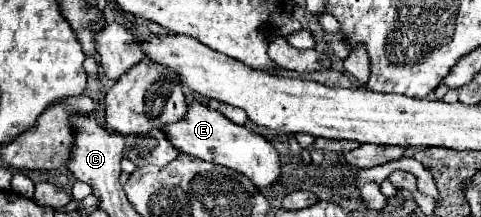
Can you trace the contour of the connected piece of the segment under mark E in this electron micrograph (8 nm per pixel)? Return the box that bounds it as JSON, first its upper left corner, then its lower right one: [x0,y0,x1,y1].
[164,102,280,190]

